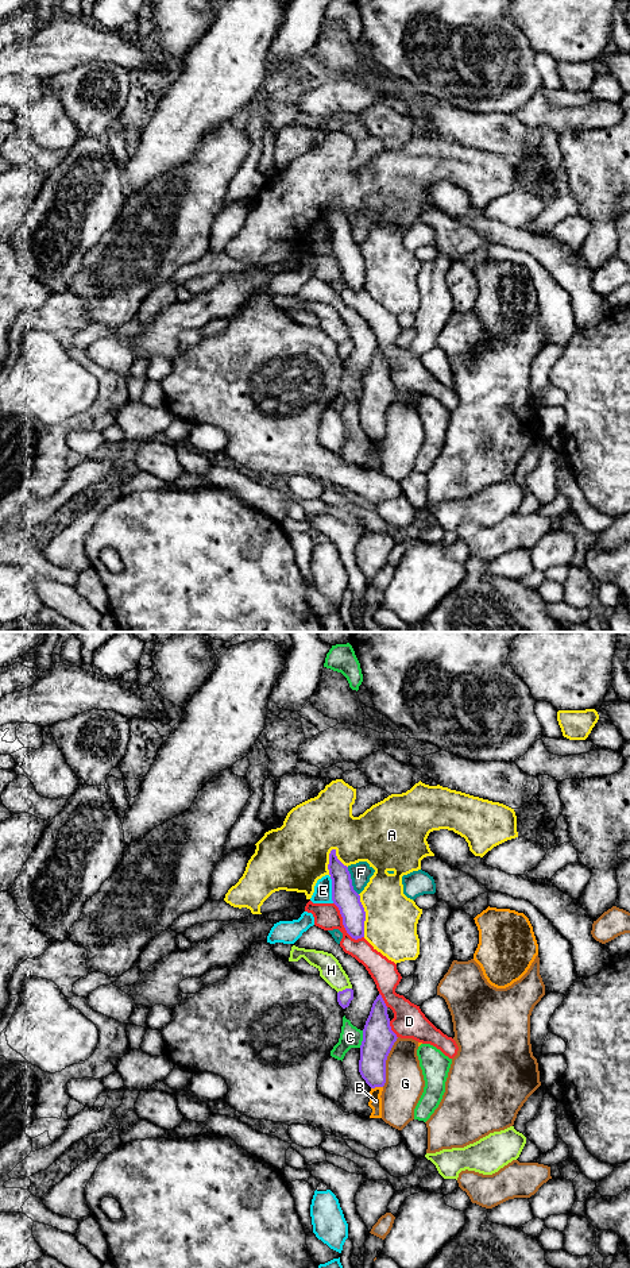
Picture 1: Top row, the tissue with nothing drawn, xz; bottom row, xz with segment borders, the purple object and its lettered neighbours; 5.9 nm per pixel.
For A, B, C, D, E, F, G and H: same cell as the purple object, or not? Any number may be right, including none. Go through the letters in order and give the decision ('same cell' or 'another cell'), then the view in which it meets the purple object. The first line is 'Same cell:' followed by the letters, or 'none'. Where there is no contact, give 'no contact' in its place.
Same cell: none
A: another cell; meets purple in xz
B: another cell; meets purple in xz
C: another cell; meets purple in xz
D: another cell; meets purple in xz
E: another cell; meets purple in xz
F: another cell; meets purple in xz
G: another cell; meets purple in xz
H: another cell; meets purple in xz

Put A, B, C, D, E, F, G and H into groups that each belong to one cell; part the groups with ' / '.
A / B / C / D / E / F / G / H

